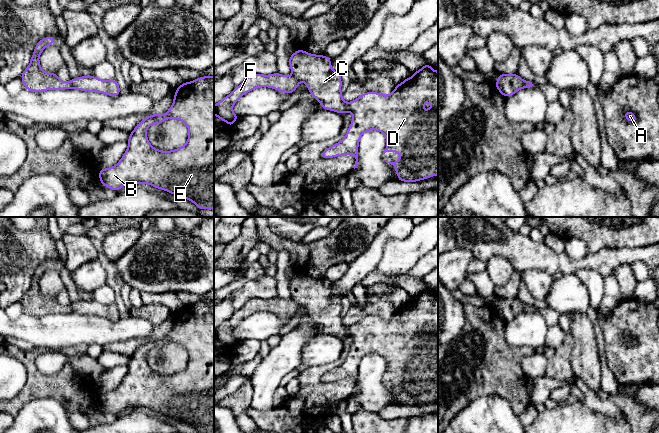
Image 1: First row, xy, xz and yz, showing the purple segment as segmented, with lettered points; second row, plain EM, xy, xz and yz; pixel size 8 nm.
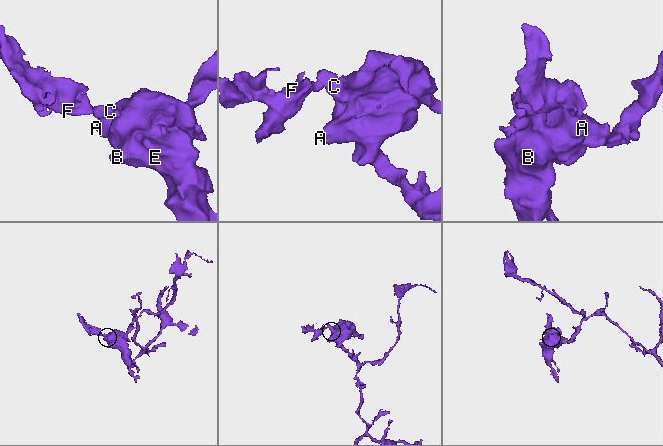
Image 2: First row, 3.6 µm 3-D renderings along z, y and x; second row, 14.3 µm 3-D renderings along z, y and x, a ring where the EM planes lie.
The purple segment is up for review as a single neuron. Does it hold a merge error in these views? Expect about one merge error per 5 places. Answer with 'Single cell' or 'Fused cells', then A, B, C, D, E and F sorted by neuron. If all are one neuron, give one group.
Fused cells. Groups: A B C D E / F

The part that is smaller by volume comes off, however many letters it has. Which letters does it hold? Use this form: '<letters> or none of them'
F

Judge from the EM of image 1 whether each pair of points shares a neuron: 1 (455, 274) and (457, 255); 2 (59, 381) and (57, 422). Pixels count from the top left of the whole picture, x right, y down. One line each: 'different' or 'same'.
1: same
2: different

